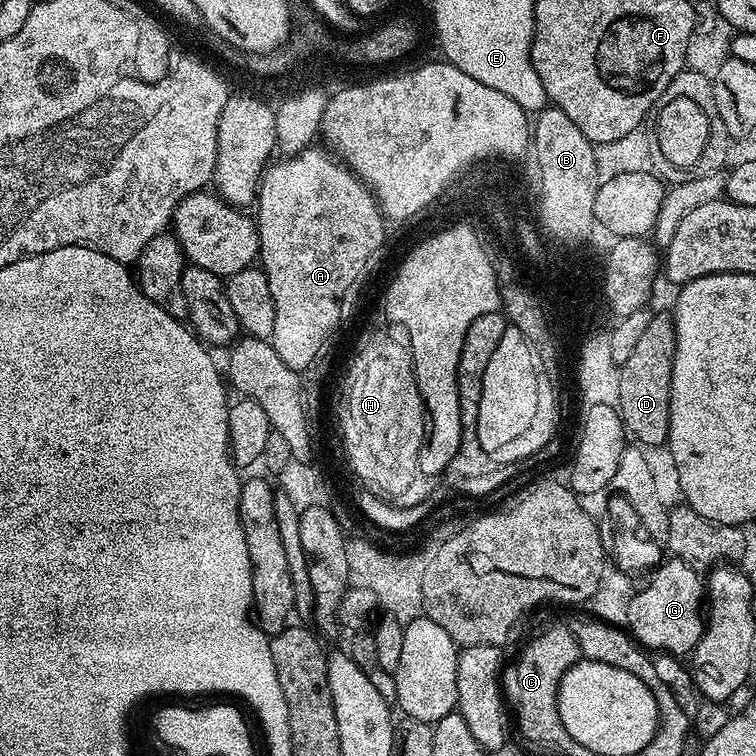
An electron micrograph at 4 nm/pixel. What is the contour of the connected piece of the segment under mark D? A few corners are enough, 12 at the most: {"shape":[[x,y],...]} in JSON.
{"shape":[[660,314],[619,365],[618,411],[637,445],[670,426],[676,326]]}

